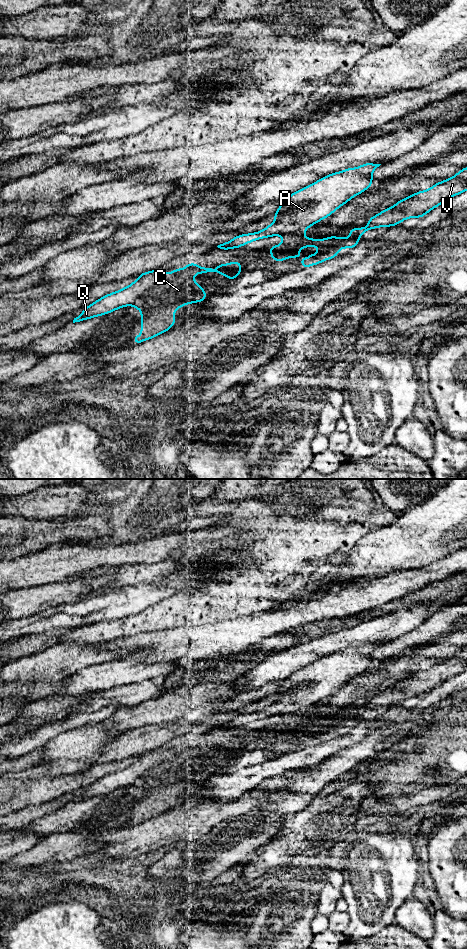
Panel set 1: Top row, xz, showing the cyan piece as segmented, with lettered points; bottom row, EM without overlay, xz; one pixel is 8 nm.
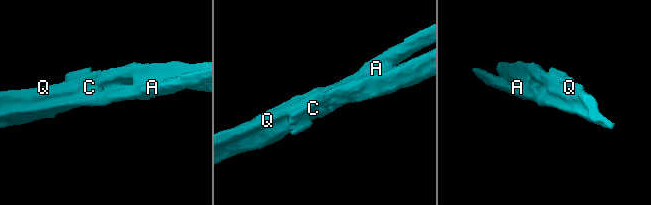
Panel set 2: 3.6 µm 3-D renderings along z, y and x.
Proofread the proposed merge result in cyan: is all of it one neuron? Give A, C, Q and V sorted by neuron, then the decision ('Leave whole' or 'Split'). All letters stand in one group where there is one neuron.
Groups: A C / Q V. Split

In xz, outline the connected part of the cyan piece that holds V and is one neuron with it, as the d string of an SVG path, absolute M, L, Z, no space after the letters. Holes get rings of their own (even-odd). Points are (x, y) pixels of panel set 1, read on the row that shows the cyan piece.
M467 167L460 170L453 177L451 177L449 179L446 179L444 181L441 181L437 184L434 184L430 189L423 190L423 191L417 192L417 193L415 193L411 196L408 196L407 198L398 201L391 208L385 209L385 210L381 211L378 215L370 217L369 222L368 222L366 227L349 229L349 233L350 233L349 238L340 238L339 236L334 237L333 235L331 237L324 238L324 239L321 239L321 240L315 240L313 238L306 238L302 235L307 230L307 228L305 228L305 229L303 229L299 232L282 236L283 237L283 240L282 240L283 243L281 245L275 245L275 246L270 247L269 253L271 254L273 261L284 261L284 260L286 260L287 258L290 258L290 257L297 258L297 257L300 256L301 257L301 268L313 266L313 265L319 264L323 261L326 261L327 259L335 258L338 255L339 250L342 249L342 248L352 249L353 247L355 247L360 242L359 237L362 234L364 234L367 230L375 229L377 227L395 226L395 225L401 223L403 220L408 219L408 218L413 218L413 217L422 218L425 214L430 212L433 208L435 208L435 207L441 205L442 203L444 203L447 199L449 199L453 196L456 196L456 195L458 195L462 192L465 192L465 191L467 191ZM310 246L317 247L320 250L320 252L318 254L310 254L308 258L303 259L302 256L301 256L302 248L303 247L310 247Z

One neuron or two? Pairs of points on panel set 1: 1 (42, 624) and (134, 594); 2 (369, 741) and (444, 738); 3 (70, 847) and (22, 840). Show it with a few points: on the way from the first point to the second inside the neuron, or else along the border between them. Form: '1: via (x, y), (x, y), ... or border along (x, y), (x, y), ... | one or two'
1: via (65, 616), (111, 606) | one
2: border along (401, 740), (398, 743) | two
3: border along (43, 839), (32, 847), (17, 853) | two

